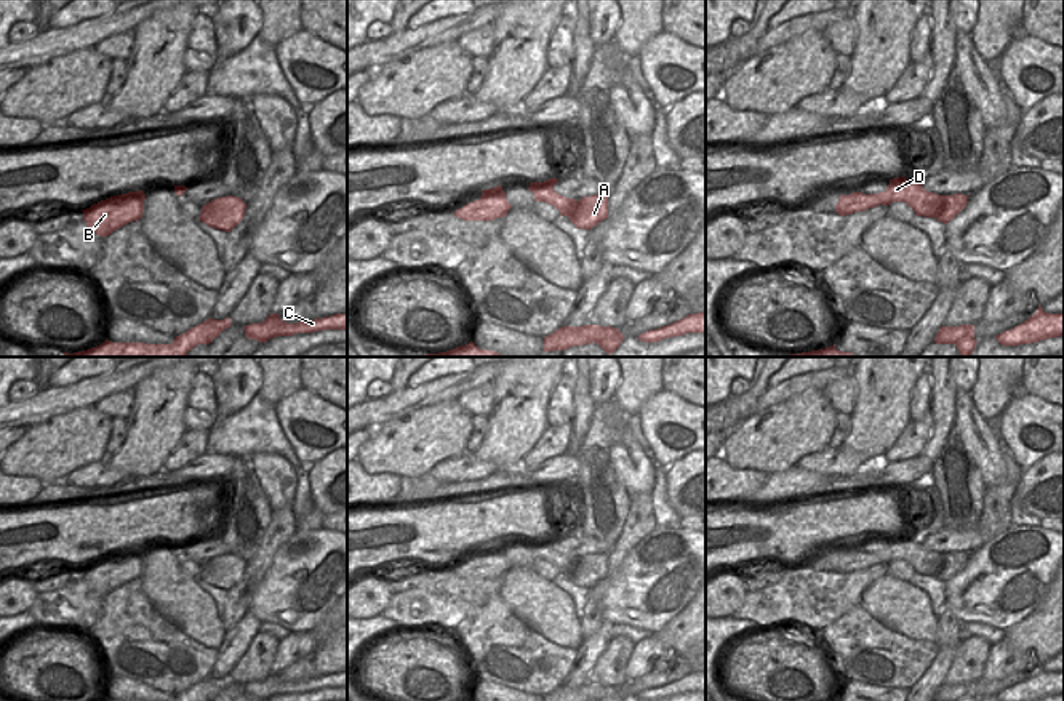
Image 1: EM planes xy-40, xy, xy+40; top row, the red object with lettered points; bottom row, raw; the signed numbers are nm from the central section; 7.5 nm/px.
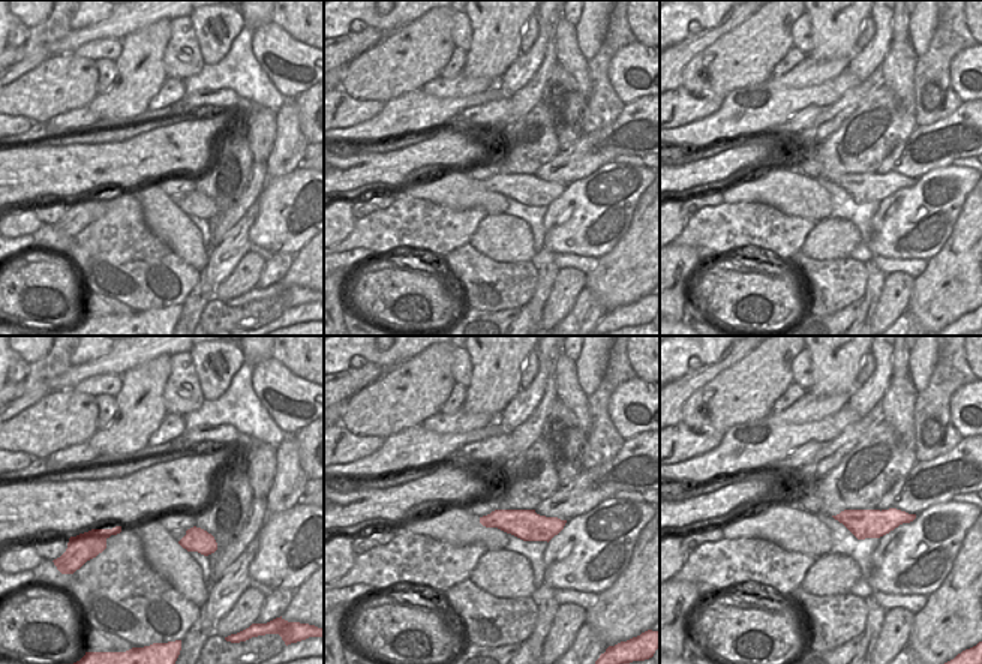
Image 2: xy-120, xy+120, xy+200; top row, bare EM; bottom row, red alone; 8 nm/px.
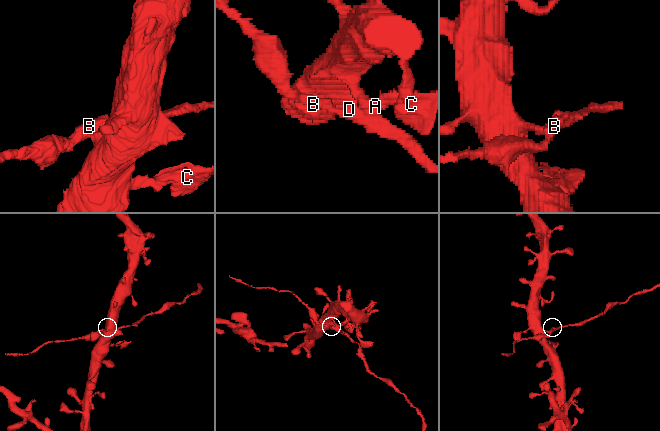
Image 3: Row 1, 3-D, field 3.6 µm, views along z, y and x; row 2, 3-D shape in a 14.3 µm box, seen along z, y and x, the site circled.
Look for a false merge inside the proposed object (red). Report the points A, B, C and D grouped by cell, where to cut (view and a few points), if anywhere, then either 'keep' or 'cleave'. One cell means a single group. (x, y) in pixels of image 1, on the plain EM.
groups A C / B D; cut xy+40 (944, 554), (944, 564), (935, 575); cleave

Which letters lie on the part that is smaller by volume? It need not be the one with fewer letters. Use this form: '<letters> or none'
B, D

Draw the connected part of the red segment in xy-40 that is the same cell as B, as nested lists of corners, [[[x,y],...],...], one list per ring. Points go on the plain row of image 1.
[[[142,549],[114,554],[83,570],[83,579],[96,594],[107,595],[128,581],[139,579],[144,571],[146,552]]]

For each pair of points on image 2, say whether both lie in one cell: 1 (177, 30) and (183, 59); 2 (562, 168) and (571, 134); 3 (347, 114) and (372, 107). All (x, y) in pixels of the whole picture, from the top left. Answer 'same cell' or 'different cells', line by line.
1: same cell
2: different cells
3: same cell

